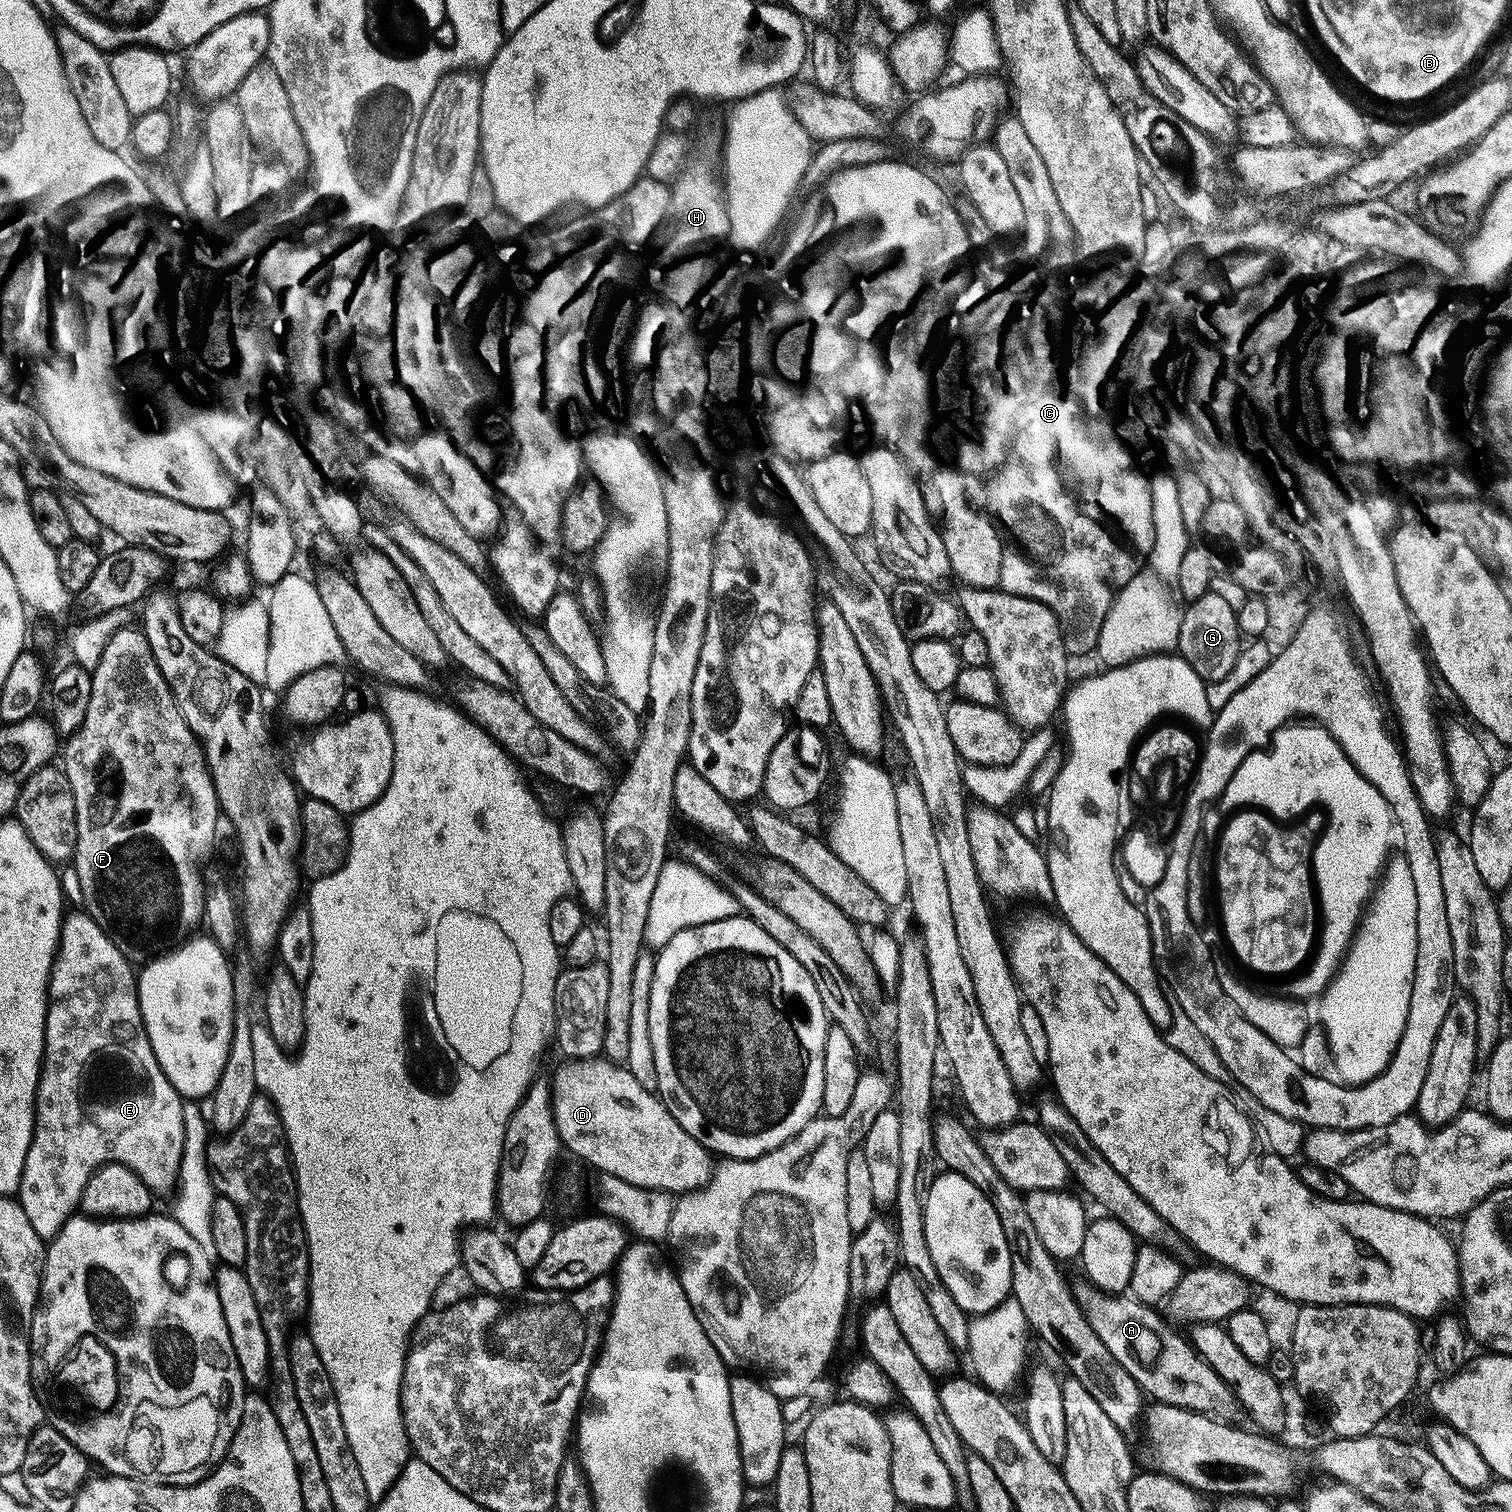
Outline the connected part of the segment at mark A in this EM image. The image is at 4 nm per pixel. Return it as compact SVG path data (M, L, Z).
M1081 1282L1080 1285L1077 1283L1074 1291L1076 1300L1086 1314L1094 1334L1098 1334L1098 1338L1102 1338L1106 1350L1110 1350L1110 1354L1114 1354L1114 1358L1123 1366L1126 1374L1130 1374L1130 1378L1134 1378L1134 1382L1138 1382L1145 1397L1162 1398L1163 1403L1175 1408L1187 1408L1189 1412L1203 1412L1206 1416L1219 1418L1224 1422L1236 1422L1239 1421L1236 1420L1239 1416L1245 1415L1245 1408L1238 1401L1235 1391L1211 1368L1185 1337L1183 1340L1178 1333L1172 1332L1171 1326L1156 1313L1159 1311L1155 1307L1141 1304L1135 1298L1100 1292L1087 1282Z

